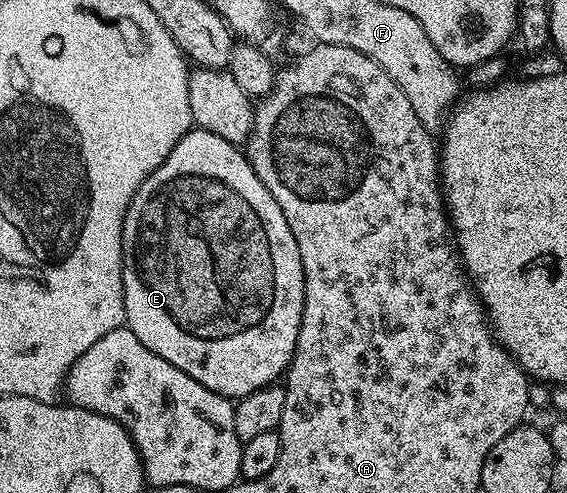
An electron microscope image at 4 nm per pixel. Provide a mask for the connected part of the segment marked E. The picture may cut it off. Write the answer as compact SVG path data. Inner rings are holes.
M197 127L191 128L190 132L185 133L180 139L180 143L176 143L176 147L172 147L168 159L164 159L164 163L160 163L160 167L156 167L156 171L152 171L152 175L148 175L148 179L144 179L144 183L140 183L140 187L124 215L122 224L122 278L124 279L124 311L126 312L125 328L130 329L132 335L136 335L136 339L140 339L140 343L144 343L144 347L148 347L148 351L160 355L160 359L168 359L168 363L172 363L176 367L180 367L180 371L192 375L192 379L196 379L196 383L204 383L204 387L208 387L208 391L216 391L231 399L247 397L252 391L275 384L290 368L290 360L293 359L296 351L296 339L300 335L300 319L304 311L304 291L306 290L306 280L300 263L300 247L296 247L296 235L292 235L292 227L288 227L288 219L284 219L284 211L280 211L280 203L276 203L276 199L272 199L268 187L264 187L264 183L260 183L245 152L239 146L228 143L228 139L220 139L220 135L212 135L212 131L204 131Z

